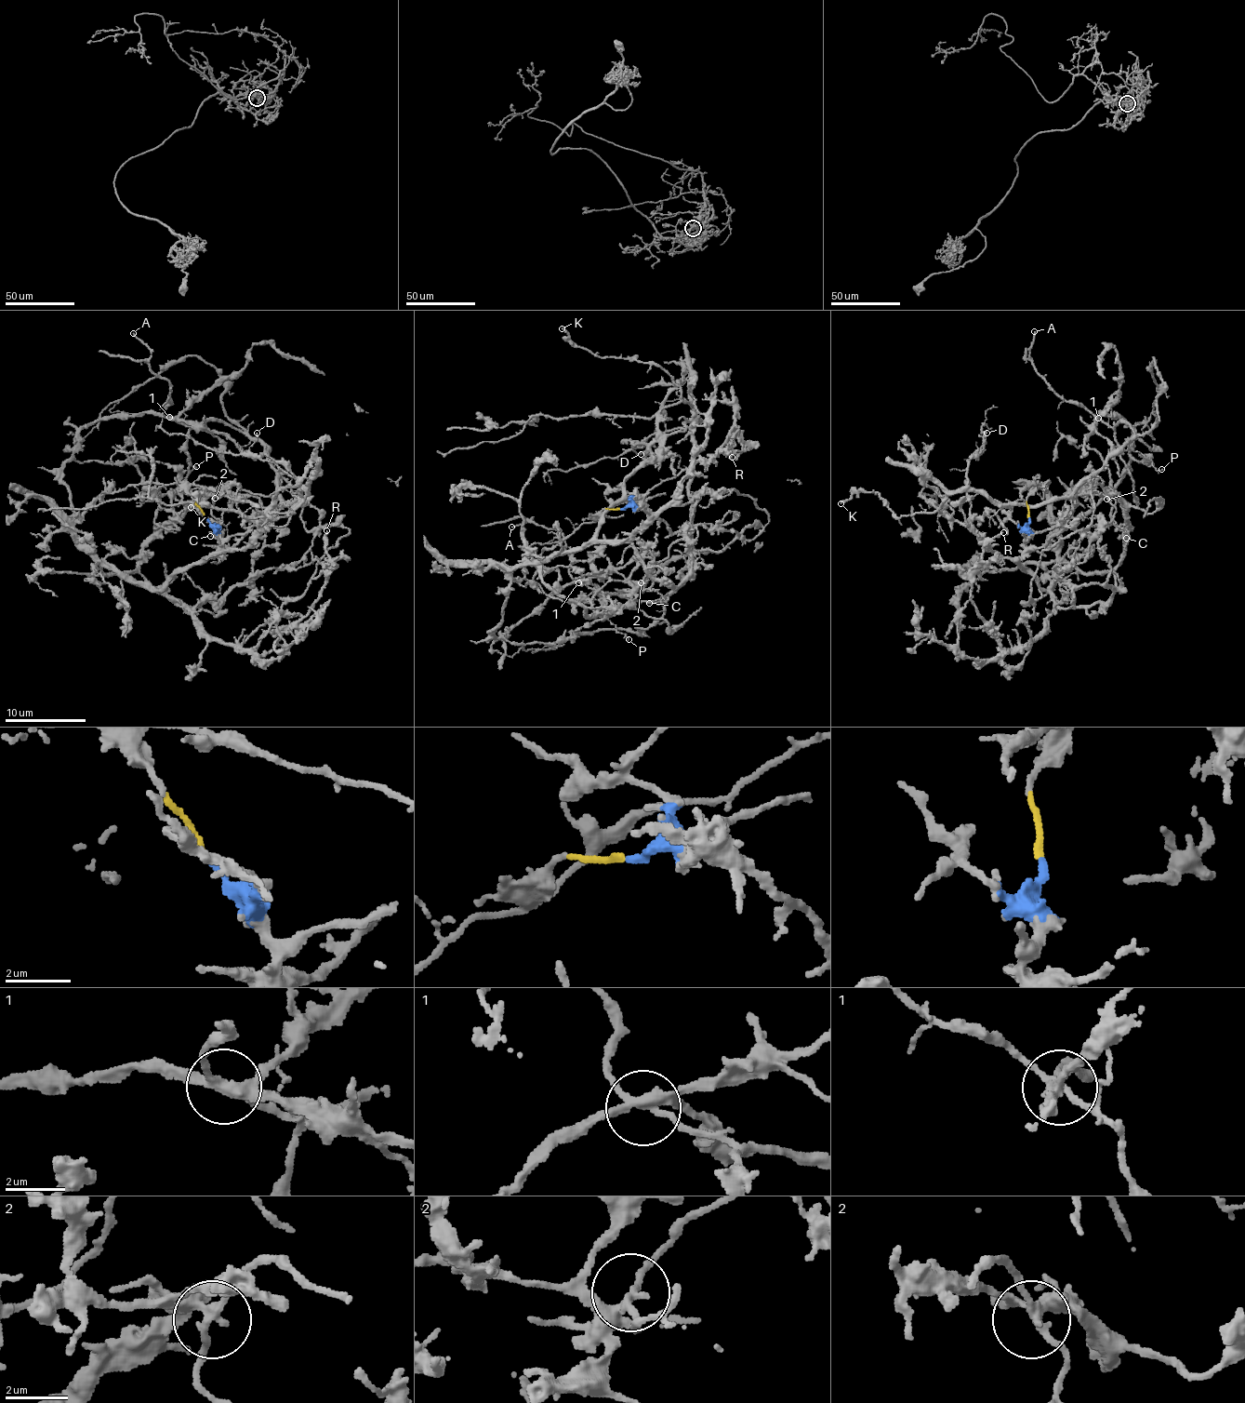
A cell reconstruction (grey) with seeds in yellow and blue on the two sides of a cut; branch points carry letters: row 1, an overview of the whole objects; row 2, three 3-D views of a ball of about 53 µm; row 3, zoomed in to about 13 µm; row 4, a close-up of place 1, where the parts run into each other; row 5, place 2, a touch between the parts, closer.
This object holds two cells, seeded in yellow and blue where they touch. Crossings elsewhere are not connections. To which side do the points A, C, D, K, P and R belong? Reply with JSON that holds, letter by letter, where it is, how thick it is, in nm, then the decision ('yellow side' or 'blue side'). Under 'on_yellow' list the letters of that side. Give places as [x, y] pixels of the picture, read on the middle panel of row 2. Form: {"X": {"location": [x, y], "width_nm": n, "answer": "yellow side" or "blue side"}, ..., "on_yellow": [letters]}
{"A": {"location": [511, 527], "width_nm": 160, "answer": "yellow side"}, "C": {"location": [649, 603], "width_nm": 120, "answer": "yellow side"}, "D": {"location": [641, 454], "width_nm": 110, "answer": "yellow side"}, "K": {"location": [562, 328], "width_nm": 200, "answer": "yellow side"}, "P": {"location": [629, 639], "width_nm": 160, "answer": "yellow side"}, "R": {"location": [732, 457], "width_nm": 190, "answer": "blue side"}, "on_yellow": ["A", "C", "D", "K", "P"]}

